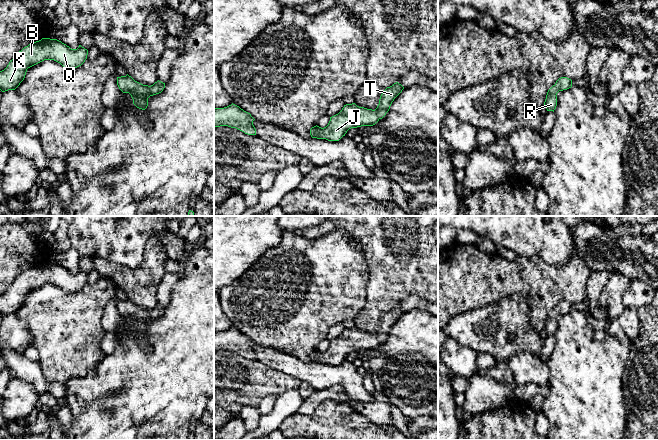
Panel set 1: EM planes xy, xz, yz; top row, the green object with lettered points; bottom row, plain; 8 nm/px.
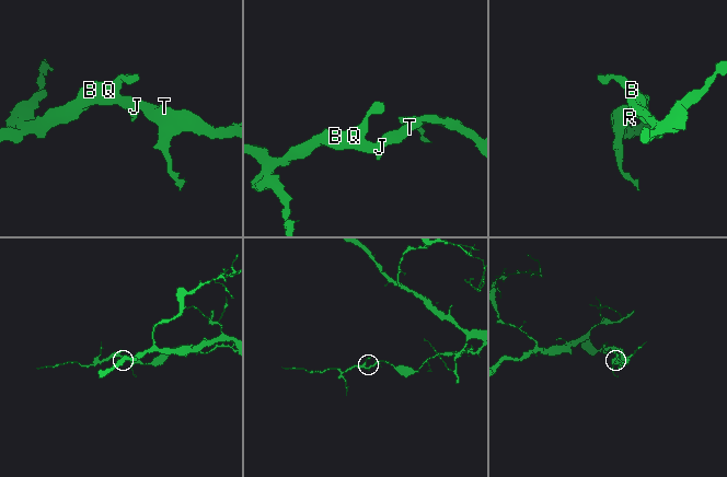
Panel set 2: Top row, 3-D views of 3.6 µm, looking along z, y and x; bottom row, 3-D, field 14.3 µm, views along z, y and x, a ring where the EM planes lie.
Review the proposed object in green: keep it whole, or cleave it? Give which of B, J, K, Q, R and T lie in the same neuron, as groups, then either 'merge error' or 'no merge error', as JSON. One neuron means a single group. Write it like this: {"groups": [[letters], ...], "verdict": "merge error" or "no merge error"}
{"groups": [["B", "J", "K", "Q", "R", "T"]], "verdict": "no merge error"}

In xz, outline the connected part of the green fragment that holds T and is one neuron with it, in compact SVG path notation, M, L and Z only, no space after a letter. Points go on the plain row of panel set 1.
M398 306L387 311L381 318L375 334L359 331L355 327L344 329L338 338L330 341L326 351L321 352L317 349L312 351L310 353L311 361L339 365L351 352L375 349L386 339L392 326L403 313L404 311Z

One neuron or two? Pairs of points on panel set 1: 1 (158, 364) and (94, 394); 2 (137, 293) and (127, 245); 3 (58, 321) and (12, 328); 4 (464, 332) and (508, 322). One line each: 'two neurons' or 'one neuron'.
1: one neuron
2: two neurons
3: two neurons
4: one neuron

